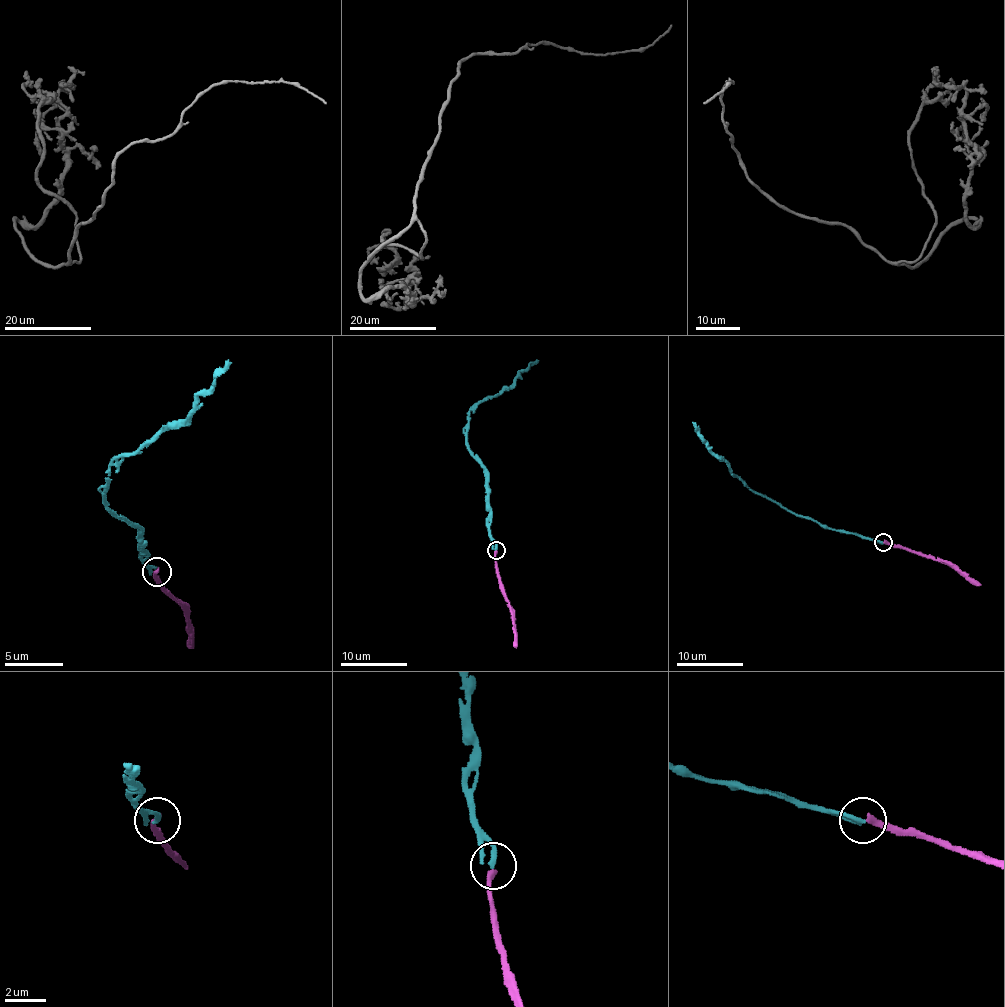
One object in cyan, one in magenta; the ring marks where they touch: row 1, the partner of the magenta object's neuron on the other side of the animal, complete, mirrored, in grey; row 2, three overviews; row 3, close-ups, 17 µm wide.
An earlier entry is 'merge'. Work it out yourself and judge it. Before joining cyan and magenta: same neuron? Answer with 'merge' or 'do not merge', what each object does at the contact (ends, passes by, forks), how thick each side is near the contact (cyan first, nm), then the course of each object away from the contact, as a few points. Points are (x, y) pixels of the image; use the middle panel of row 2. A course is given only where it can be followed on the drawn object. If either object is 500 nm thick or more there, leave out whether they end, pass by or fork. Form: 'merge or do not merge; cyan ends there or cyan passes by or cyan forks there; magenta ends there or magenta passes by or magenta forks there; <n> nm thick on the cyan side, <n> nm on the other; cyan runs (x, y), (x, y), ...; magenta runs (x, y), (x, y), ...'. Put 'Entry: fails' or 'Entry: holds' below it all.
do not merge; cyan ends there; magenta ends there; 220 nm thick on the cyan side, 280 nm on the other; cyan runs (496, 550), (490, 533), (485, 467), (466, 442), (468, 412), (480, 402), (498, 396), (536, 359); magenta runs (496, 550), (496, 572), (505, 598), (510, 603), (516, 648)
Entry: fails

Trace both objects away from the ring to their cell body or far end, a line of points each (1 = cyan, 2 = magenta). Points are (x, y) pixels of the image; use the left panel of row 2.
1: (157, 571), (145, 562), (143, 533), (105, 501), (107, 468), (128, 454), (140, 454), (175, 427), (227, 360)
2: (157, 571), (157, 580), (184, 606), (192, 647)

